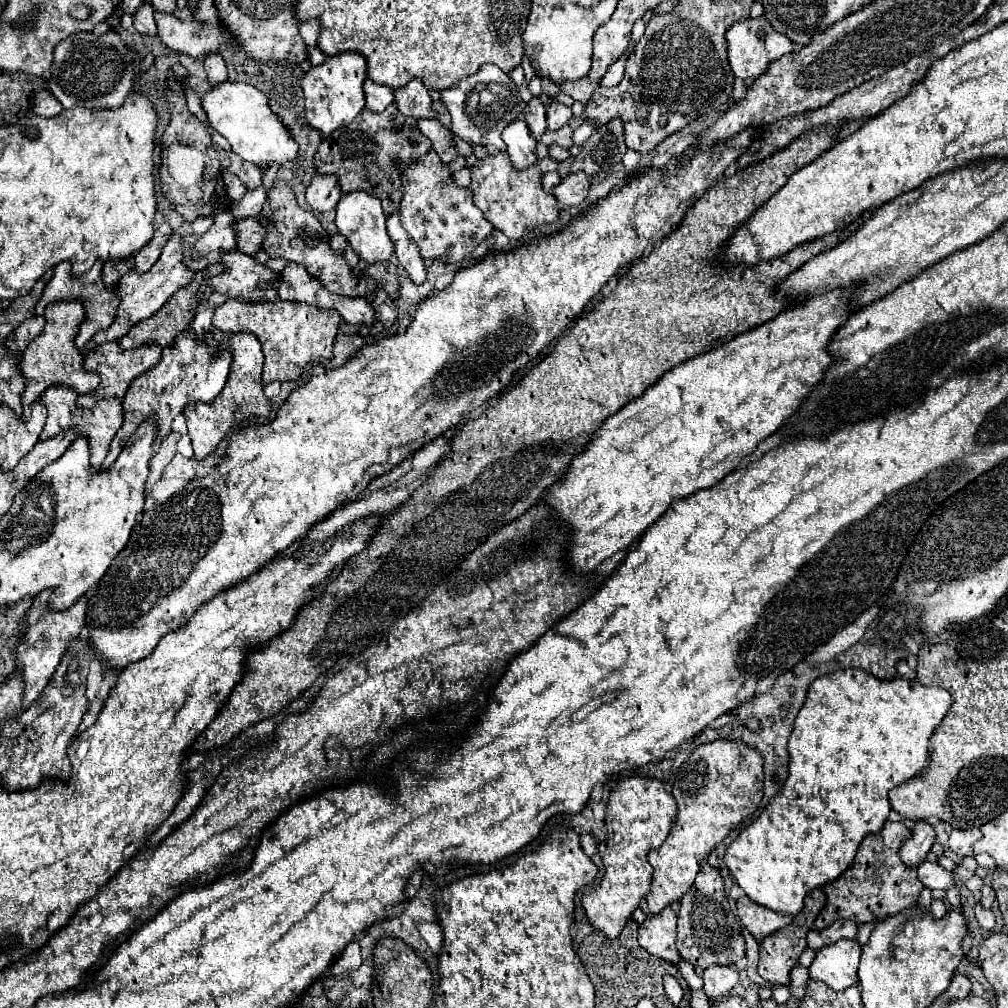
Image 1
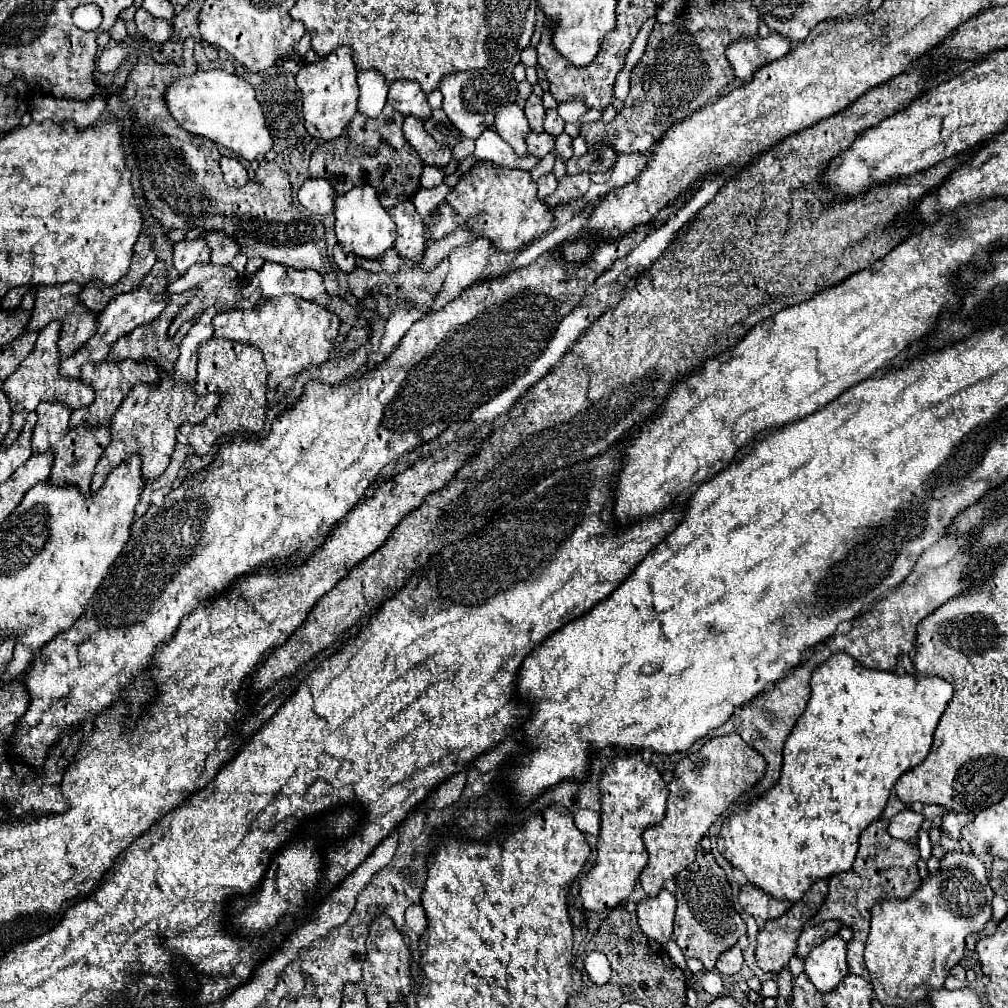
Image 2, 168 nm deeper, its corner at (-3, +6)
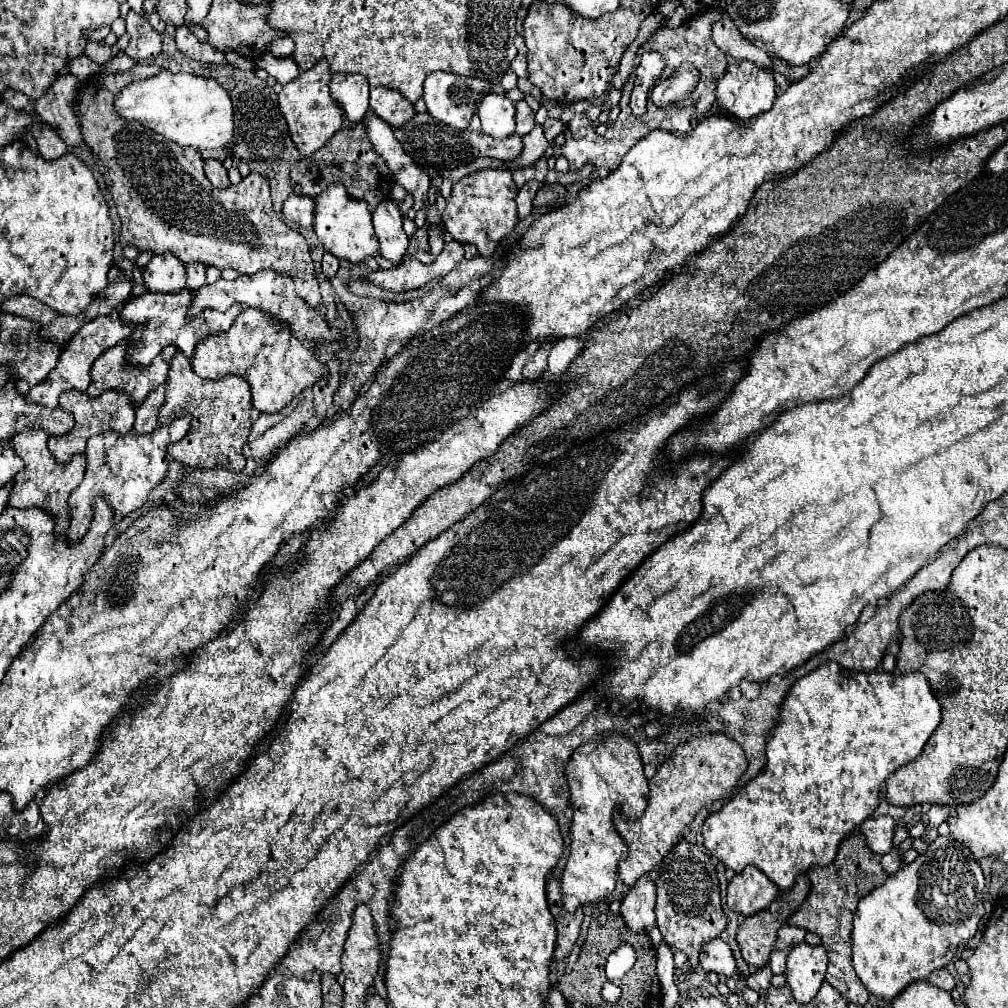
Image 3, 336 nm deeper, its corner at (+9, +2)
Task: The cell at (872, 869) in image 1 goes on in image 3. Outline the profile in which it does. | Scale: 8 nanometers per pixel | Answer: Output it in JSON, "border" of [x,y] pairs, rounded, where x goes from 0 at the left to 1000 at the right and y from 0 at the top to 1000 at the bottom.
{"border":[[[846,826],[844,830],[836,832],[832,838],[828,854],[818,860],[803,862],[805,872],[805,886],[781,914],[781,918],[801,922],[814,930],[814,938],[820,943],[822,957],[820,957],[820,973],[844,995],[858,997],[862,991],[862,983],[854,977],[846,955],[844,955],[844,922],[846,922],[846,908],[850,906],[850,894],[864,886],[870,878],[876,878],[880,866],[874,862],[874,848],[862,844],[858,840],[858,830],[854,826]]]}

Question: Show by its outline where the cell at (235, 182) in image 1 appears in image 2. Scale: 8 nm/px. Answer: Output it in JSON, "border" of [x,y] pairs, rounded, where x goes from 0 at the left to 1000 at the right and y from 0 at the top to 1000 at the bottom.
{"border":[[[219,156],[219,170],[223,174],[223,180],[229,186],[239,186],[247,180],[247,174],[245,174],[243,166],[233,156]]]}

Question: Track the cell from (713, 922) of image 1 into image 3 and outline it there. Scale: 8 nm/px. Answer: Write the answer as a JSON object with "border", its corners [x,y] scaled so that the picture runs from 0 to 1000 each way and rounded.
{"border":[[[676,832],[668,840],[668,846],[664,846],[660,854],[656,854],[652,864],[654,864],[654,870],[650,874],[652,920],[656,920],[660,936],[676,941],[682,947],[686,959],[691,959],[693,957],[691,947],[695,938],[703,932],[709,932],[721,918],[721,908],[715,900],[709,858],[705,856],[705,850],[697,846],[691,836]]]}

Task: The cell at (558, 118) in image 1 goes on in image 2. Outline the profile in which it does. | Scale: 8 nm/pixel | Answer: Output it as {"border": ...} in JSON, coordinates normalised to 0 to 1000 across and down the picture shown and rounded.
{"border":[[[545,108],[543,118],[541,118],[541,130],[547,134],[557,134],[559,126],[561,126],[561,120],[555,116],[553,108]]]}

